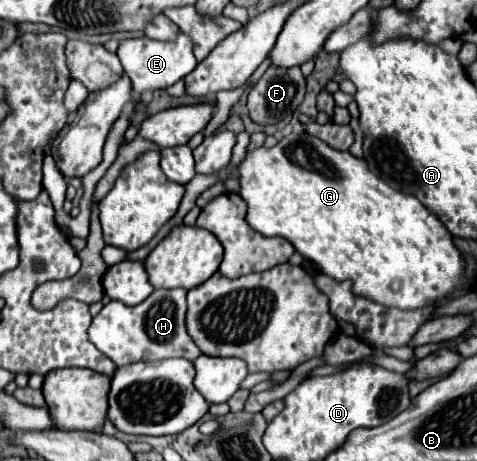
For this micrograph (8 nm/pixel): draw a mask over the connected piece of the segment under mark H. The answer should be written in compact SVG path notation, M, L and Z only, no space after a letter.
M157 289L143 303L127 307L121 301L109 301L89 327L89 341L107 355L115 365L129 365L137 361L155 361L167 357L197 359L199 349L185 329L185 289Z

